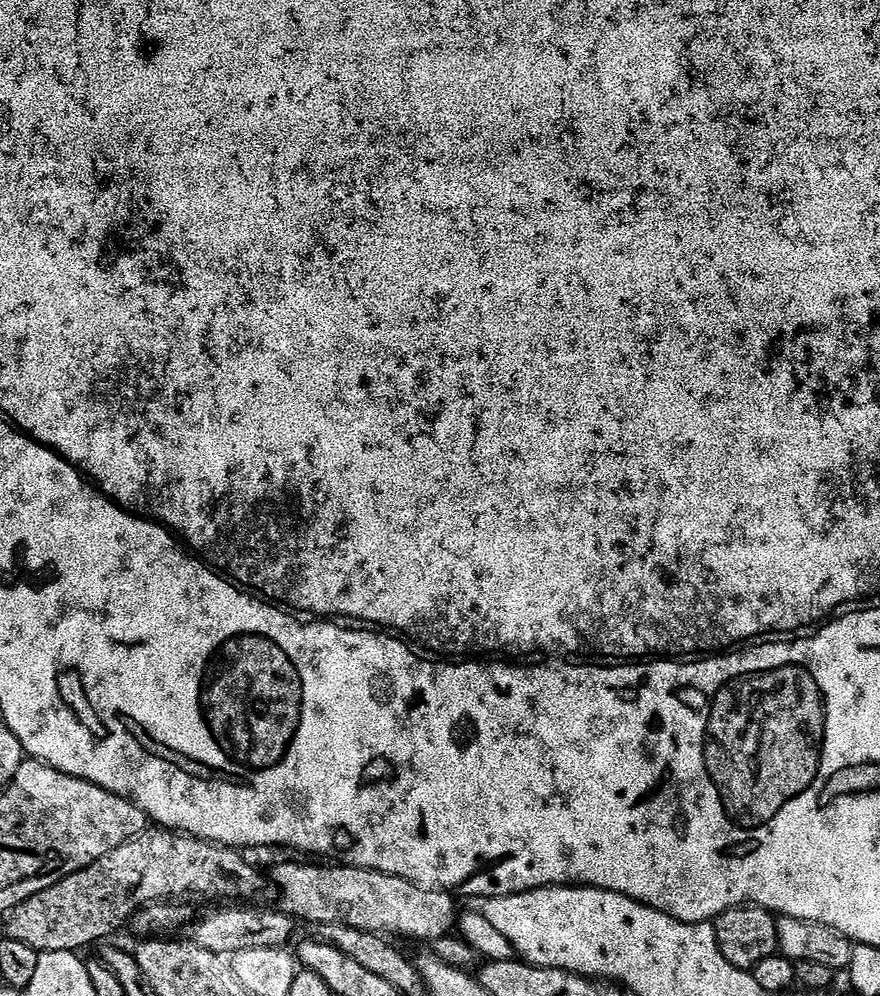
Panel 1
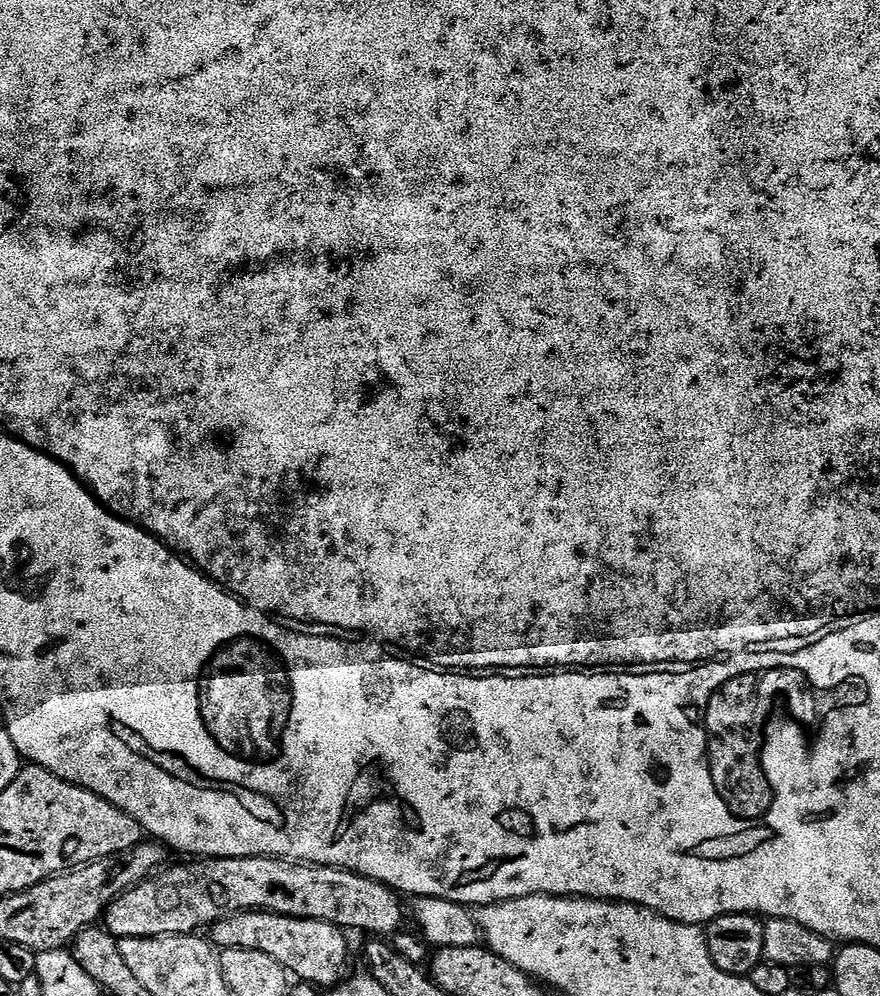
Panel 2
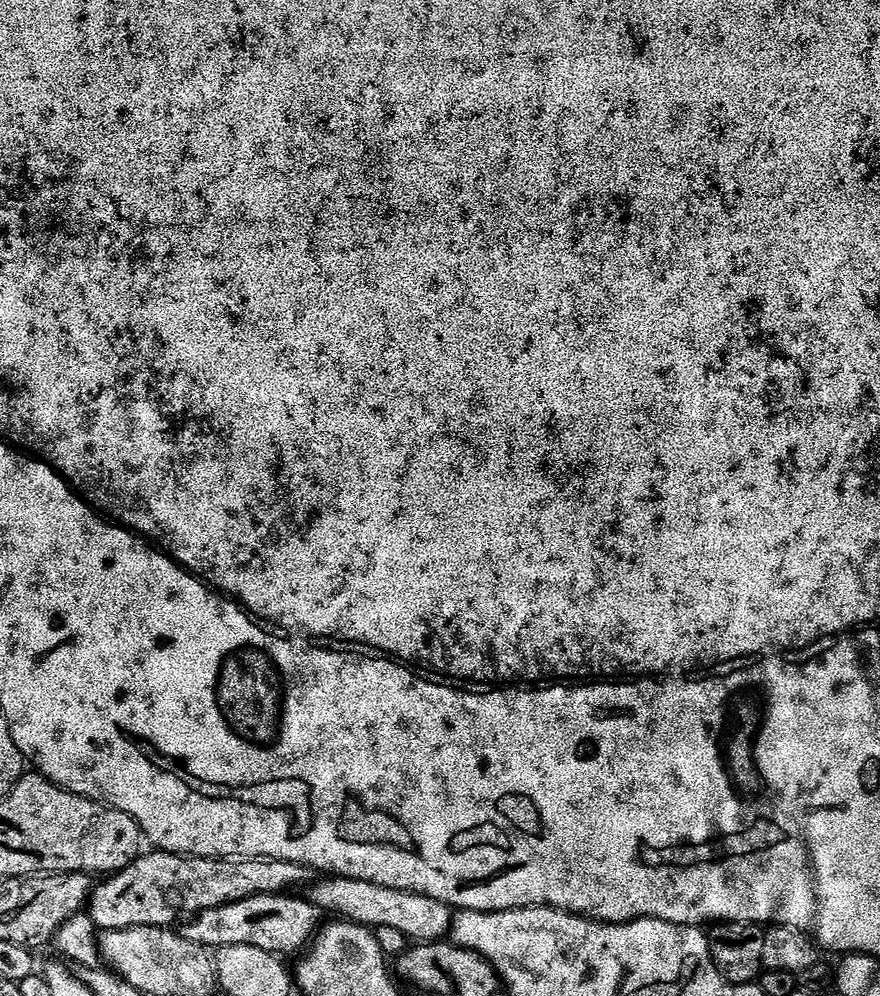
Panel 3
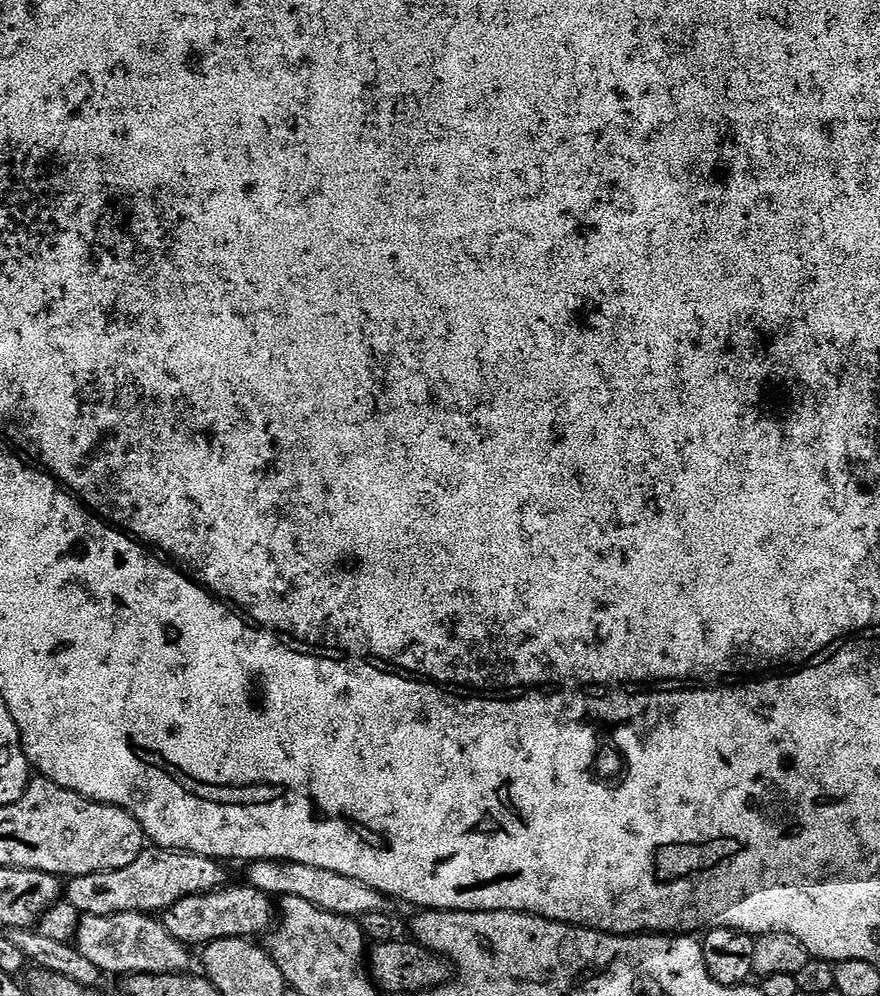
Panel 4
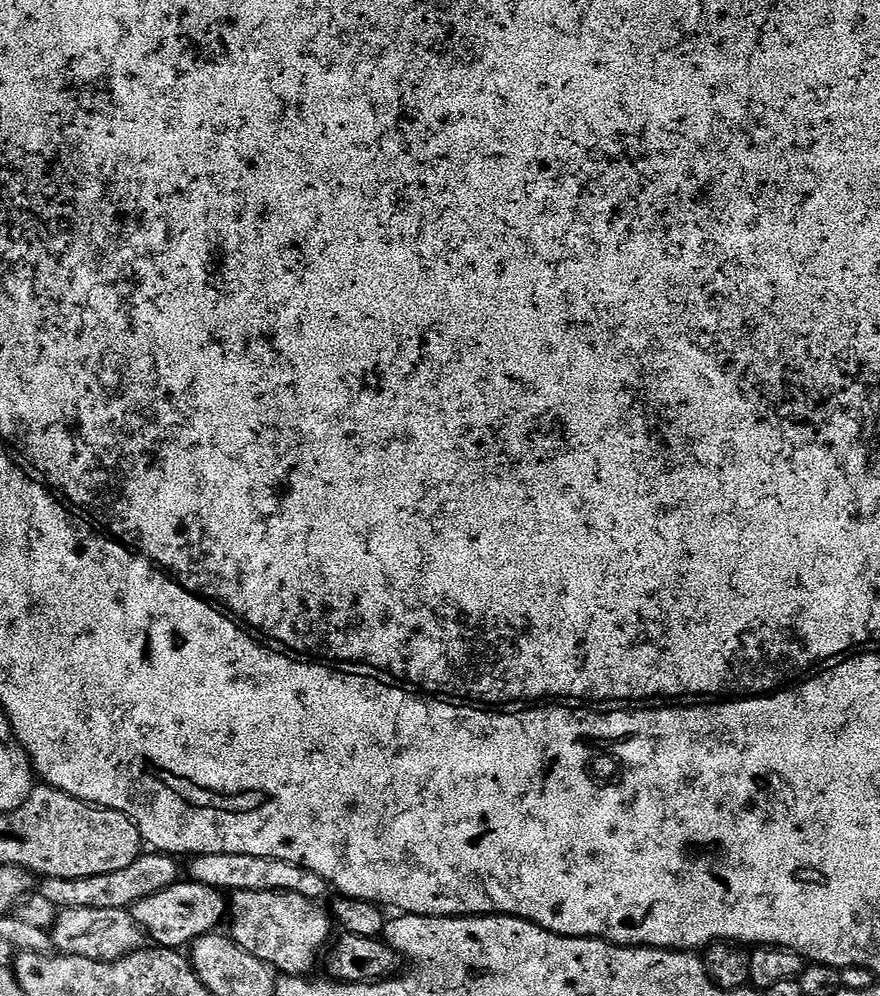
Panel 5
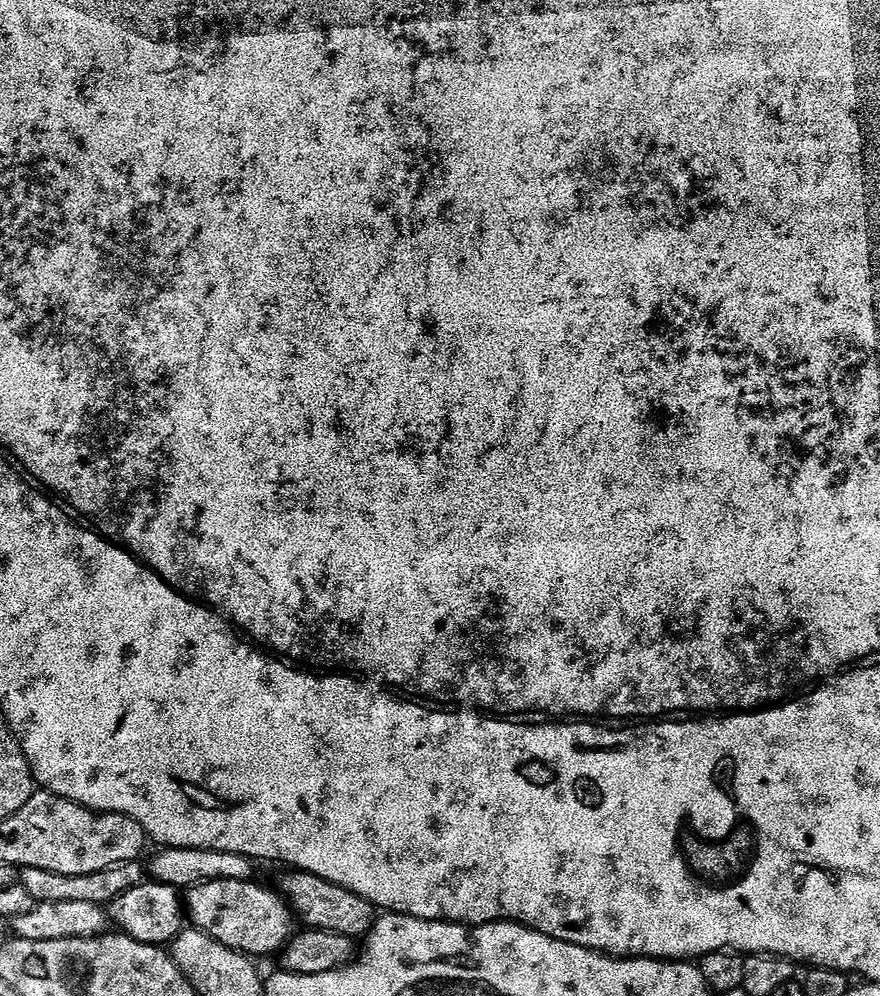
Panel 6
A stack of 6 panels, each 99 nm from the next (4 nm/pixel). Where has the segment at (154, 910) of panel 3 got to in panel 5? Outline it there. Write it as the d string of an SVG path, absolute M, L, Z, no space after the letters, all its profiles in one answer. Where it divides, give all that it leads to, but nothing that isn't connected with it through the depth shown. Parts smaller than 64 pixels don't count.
M155 850L145 851L130 866L123 870L114 870L114 874L94 874L90 878L74 878L73 880L45 879L39 885L39 892L46 894L57 909L74 906L94 906L94 910L114 910L115 908L131 909L142 898L150 898L150 894L158 894L170 886L174 886L182 876L182 864L175 856Z

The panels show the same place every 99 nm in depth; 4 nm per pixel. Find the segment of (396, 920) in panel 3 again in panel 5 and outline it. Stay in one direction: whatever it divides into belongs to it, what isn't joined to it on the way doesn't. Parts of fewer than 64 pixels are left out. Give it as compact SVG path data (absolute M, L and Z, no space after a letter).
M206 854L194 856L187 861L186 876L188 880L202 886L216 888L219 892L231 894L242 890L259 892L293 892L317 902L330 892L330 885L318 874L290 862L281 862L278 858L254 858L254 854Z

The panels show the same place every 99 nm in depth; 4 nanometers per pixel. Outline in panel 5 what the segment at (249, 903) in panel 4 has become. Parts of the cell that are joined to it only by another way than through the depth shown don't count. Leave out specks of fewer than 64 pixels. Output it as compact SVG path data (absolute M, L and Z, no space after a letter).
M188 880L177 882L158 894L150 894L150 898L142 898L137 904L132 905L130 911L140 931L153 945L184 950L198 938L213 935L223 920L225 923L230 912L230 904L225 893Z

